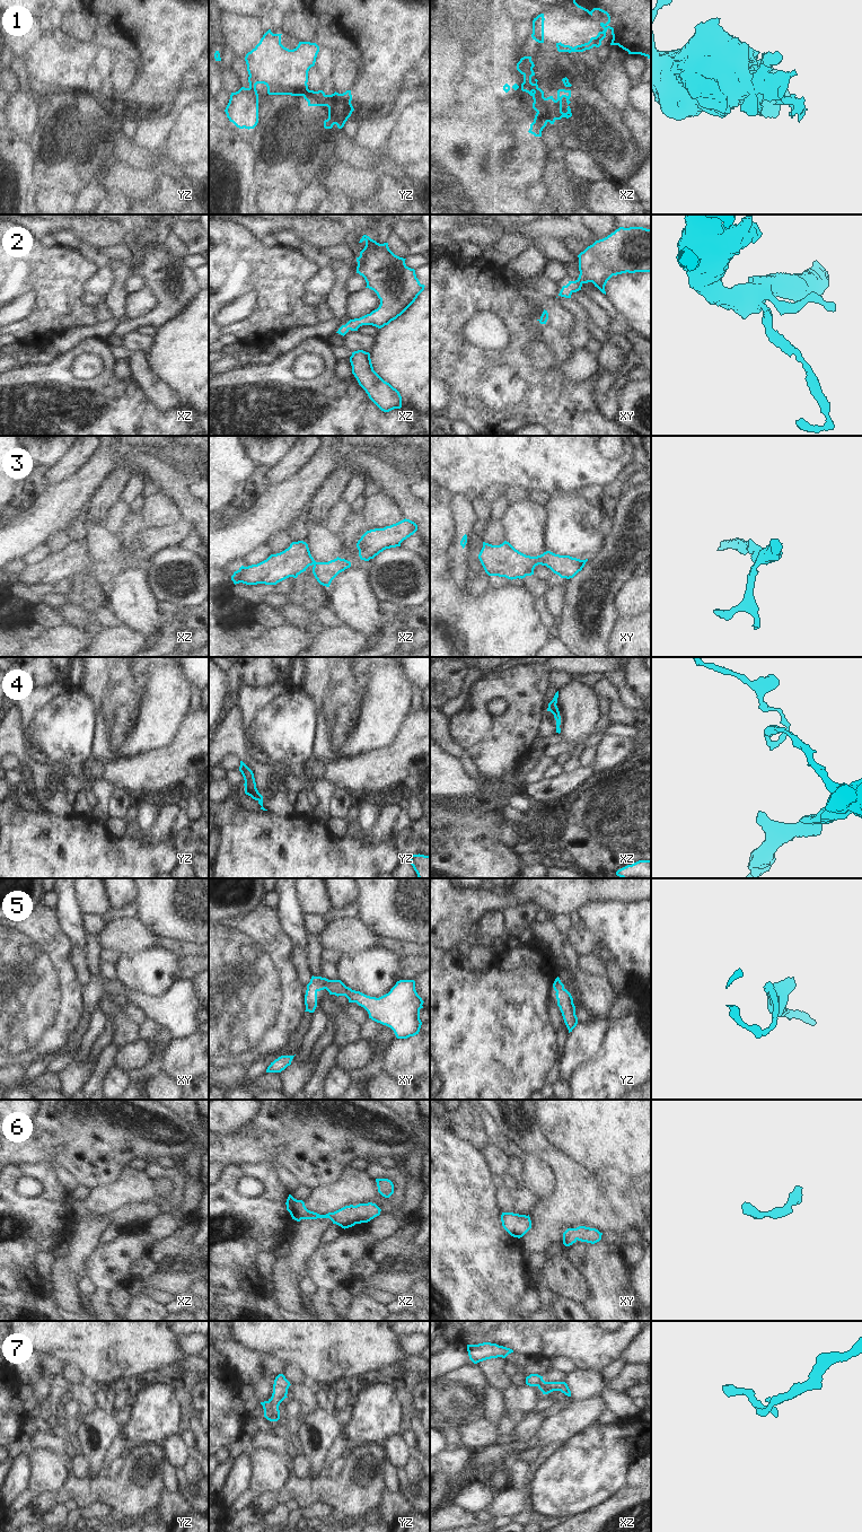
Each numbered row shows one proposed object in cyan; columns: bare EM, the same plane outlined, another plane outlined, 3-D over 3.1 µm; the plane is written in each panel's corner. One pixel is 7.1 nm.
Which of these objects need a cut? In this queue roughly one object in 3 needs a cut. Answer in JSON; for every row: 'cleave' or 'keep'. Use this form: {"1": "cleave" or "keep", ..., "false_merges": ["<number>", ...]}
{"1": "cleave", "2": "keep", "3": "keep", "4": "keep", "5": "keep", "6": "keep", "7": "cleave", "false_merges": ["1", "7"]}

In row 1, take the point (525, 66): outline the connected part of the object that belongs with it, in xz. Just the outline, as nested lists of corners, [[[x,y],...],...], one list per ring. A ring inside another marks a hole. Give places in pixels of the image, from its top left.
[[[524,56],[517,63],[517,70],[524,76],[524,82],[521,84],[521,90],[528,93],[534,97],[534,91],[538,88],[537,79],[535,84],[531,82],[531,77],[535,76],[533,68],[535,67],[531,61],[531,56]]]

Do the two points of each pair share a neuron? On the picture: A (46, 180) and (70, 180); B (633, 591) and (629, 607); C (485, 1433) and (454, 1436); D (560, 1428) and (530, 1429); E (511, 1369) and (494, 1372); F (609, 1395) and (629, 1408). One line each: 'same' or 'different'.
A: same
B: same
C: different
D: different
E: different
F: same

